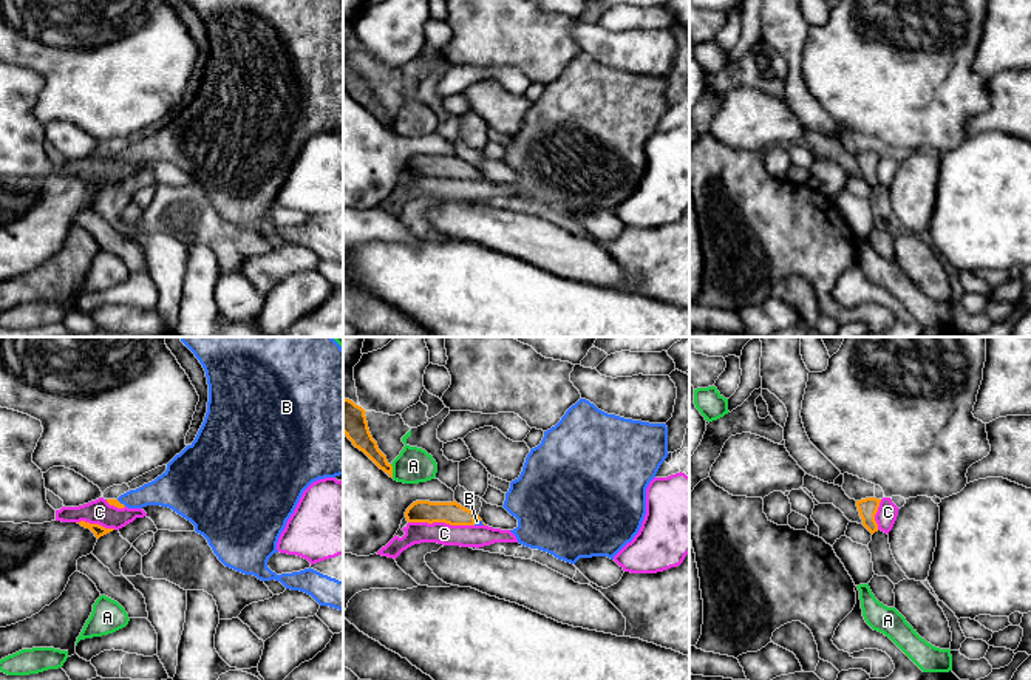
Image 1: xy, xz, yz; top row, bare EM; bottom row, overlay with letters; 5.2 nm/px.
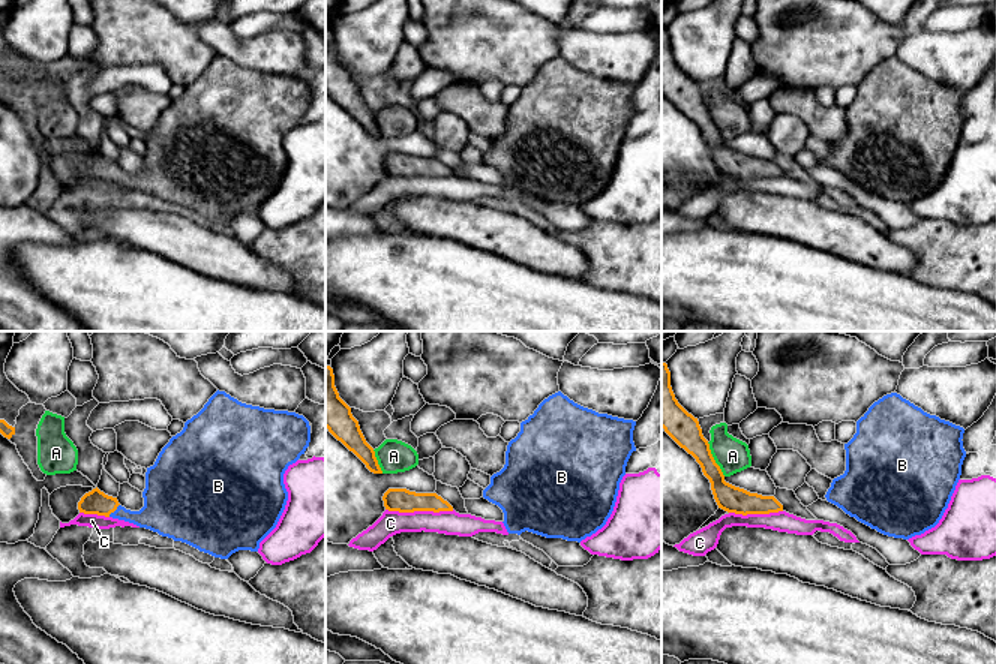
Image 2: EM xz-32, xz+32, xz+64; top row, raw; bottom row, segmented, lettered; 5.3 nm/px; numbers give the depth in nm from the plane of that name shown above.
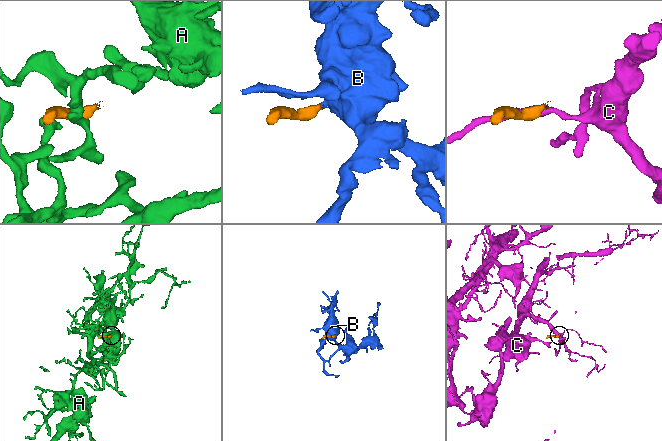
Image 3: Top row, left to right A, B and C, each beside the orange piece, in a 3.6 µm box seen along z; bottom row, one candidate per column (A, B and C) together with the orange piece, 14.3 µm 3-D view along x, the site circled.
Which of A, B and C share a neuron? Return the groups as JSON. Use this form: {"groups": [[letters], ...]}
{"groups": [["A"], ["B"], ["C"]]}

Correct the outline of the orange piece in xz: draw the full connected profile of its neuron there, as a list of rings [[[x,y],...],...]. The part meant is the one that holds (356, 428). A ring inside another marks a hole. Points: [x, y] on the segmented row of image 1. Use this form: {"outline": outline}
{"outline": [[[343,397],[343,433],[356,448],[363,451],[380,470],[393,478],[393,465],[373,439],[365,413],[362,406]]]}

